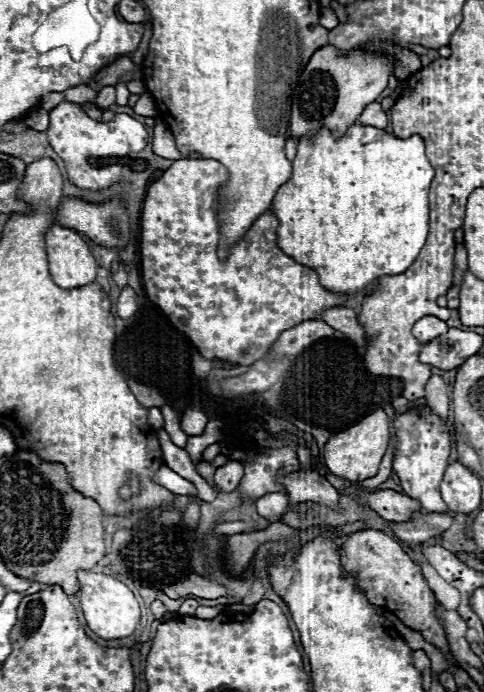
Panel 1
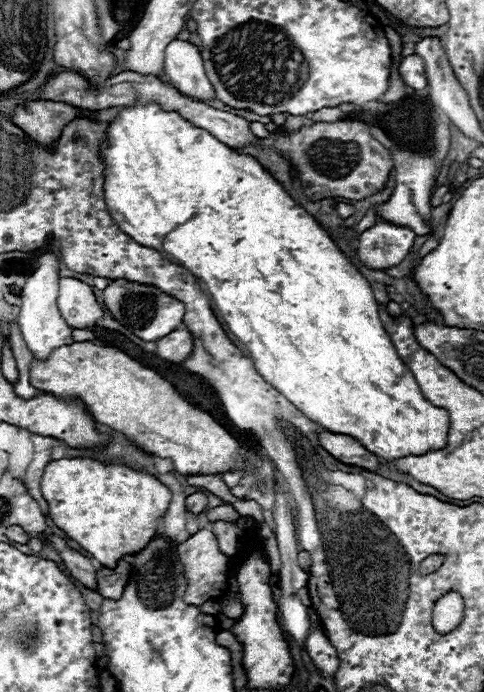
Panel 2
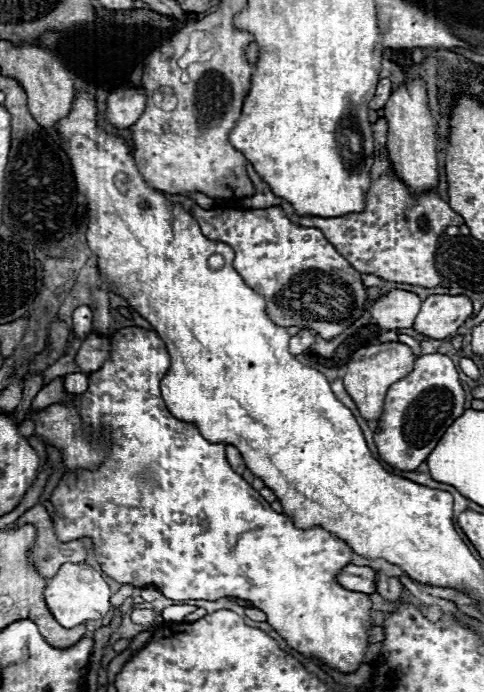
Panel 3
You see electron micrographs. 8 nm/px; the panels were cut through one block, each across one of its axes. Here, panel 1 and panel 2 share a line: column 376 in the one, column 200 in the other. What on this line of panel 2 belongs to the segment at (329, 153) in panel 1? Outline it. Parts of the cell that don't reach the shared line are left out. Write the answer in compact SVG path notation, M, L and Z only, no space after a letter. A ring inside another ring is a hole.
M136 104L134 108L124 108L116 116L116 120L112 120L104 146L106 146L106 148L102 148L102 156L104 156L104 164L106 164L104 196L106 196L108 210L112 212L112 218L116 220L116 224L120 224L120 228L124 228L124 232L128 232L128 236L132 236L138 244L160 250L160 254L166 260L188 268L194 276L198 276L206 284L208 292L212 294L212 300L216 302L216 308L224 317L228 330L242 344L246 344L246 350L248 350L250 358L254 360L256 370L274 388L278 388L300 412L304 412L310 420L318 422L328 432L348 434L348 436L356 438L364 448L368 448L372 454L376 454L388 462L404 458L404 456L422 456L432 450L440 450L440 448L448 446L450 416L444 408L430 404L422 396L418 382L414 380L414 374L408 370L404 360L398 356L398 352L380 320L378 302L374 298L370 282L358 272L358 268L346 258L346 254L342 254L342 250L328 236L328 232L302 206L296 206L296 202L282 188L282 184L278 180L274 180L262 168L262 164L258 164L258 160L254 160L252 156L238 154L230 146L216 140L210 132L204 132L202 128L188 124L176 112L160 110L158 104L146 104L146 106Z

